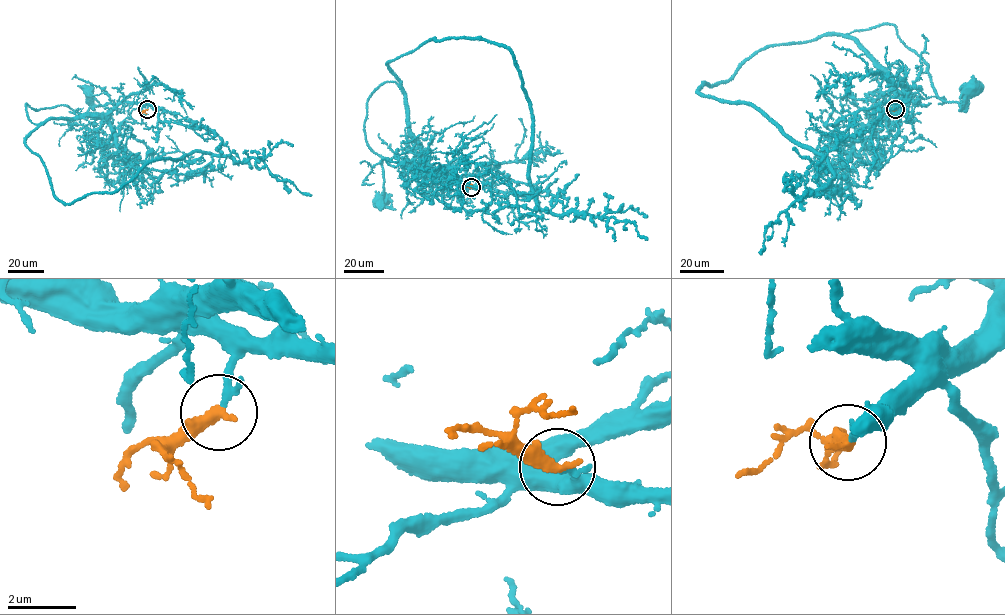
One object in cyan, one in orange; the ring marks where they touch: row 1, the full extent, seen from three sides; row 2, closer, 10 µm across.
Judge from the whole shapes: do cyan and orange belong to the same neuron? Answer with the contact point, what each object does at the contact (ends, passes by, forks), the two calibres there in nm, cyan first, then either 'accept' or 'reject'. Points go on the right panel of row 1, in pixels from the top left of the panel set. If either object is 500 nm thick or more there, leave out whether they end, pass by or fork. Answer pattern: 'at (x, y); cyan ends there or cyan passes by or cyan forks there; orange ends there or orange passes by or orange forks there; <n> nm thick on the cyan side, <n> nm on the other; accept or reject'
at (895, 109); cyan ends there; orange ends there; 190 nm thick on the cyan side, 400 nm on the other; accept

